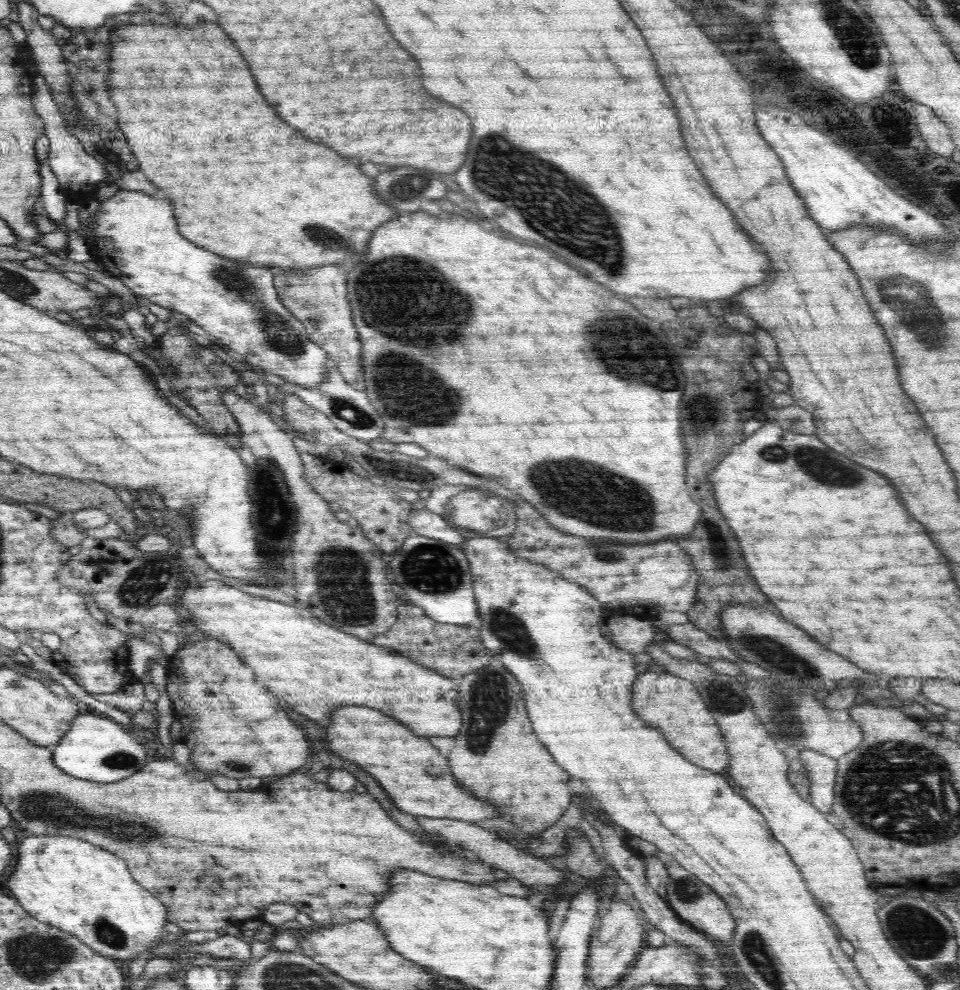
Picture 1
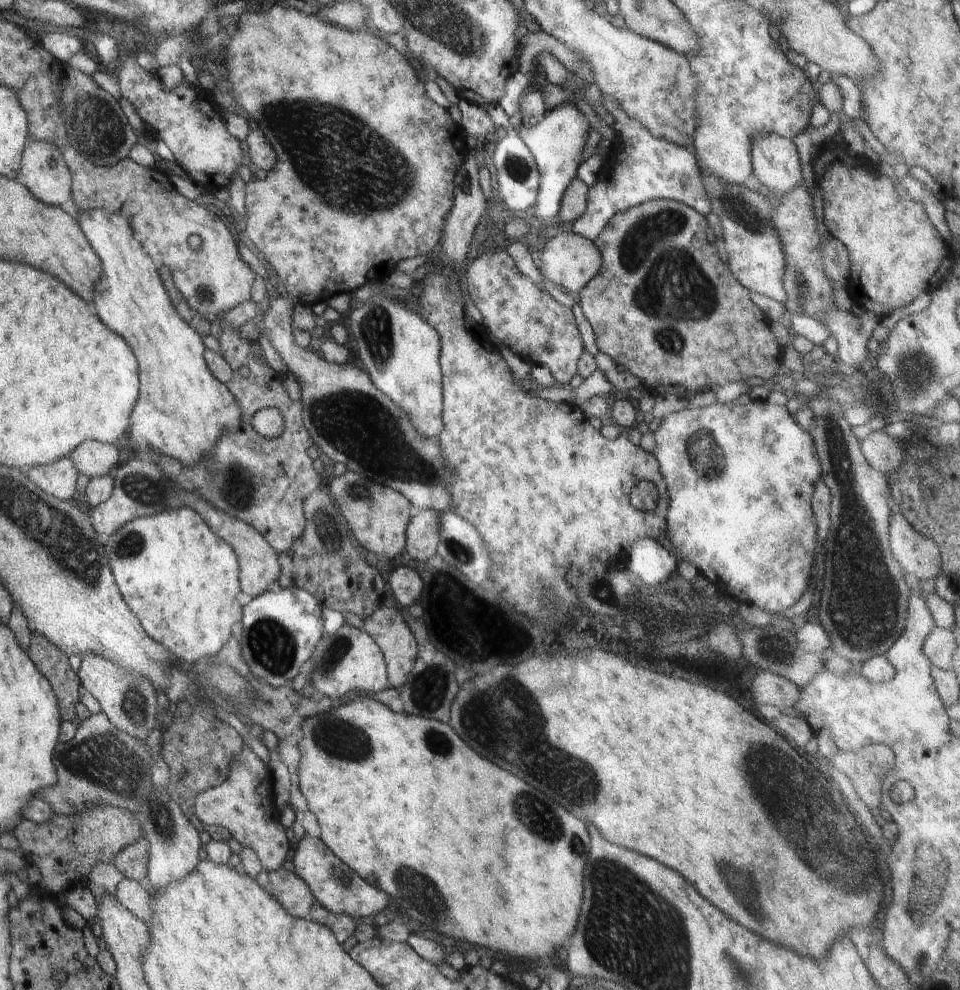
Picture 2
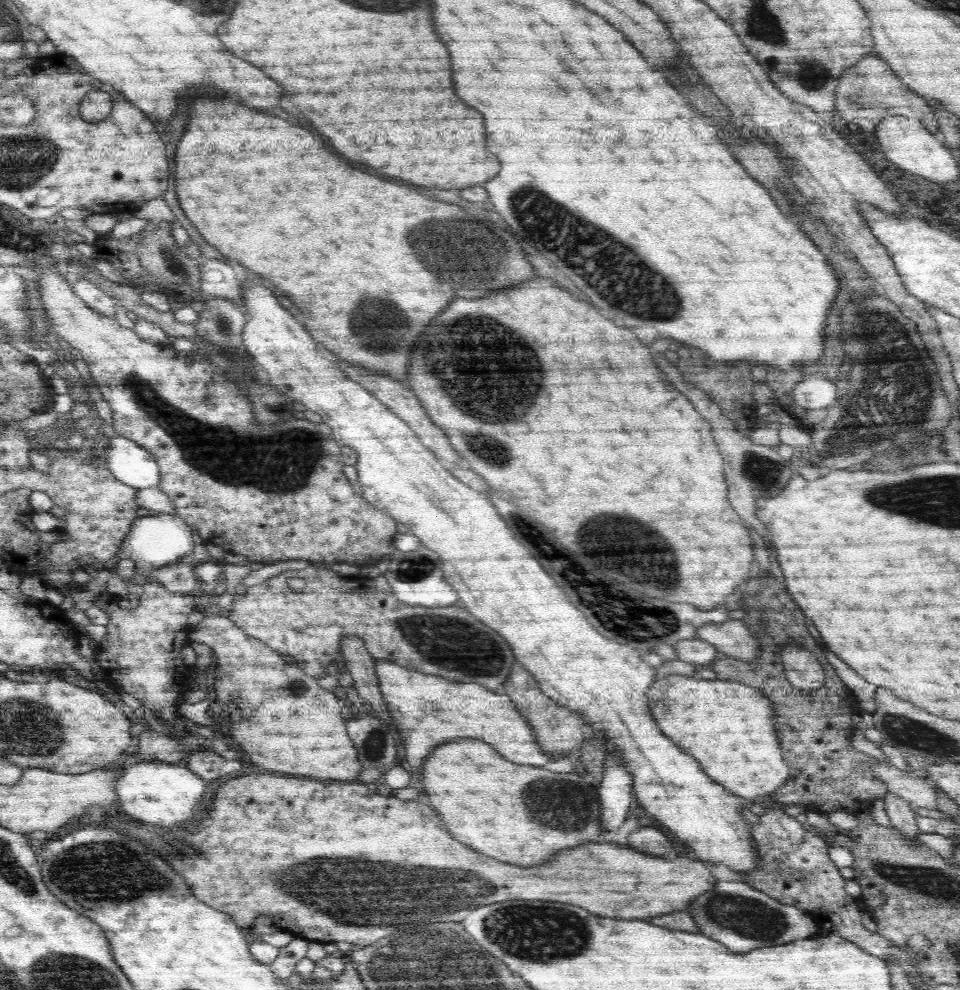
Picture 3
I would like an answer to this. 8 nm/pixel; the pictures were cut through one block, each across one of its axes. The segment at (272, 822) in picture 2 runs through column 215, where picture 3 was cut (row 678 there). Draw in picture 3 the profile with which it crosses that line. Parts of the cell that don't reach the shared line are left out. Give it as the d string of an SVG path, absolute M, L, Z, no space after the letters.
M788 642L780 652L780 659L792 686L804 690L804 693L812 693L823 688L823 666L809 650L800 648L795 642Z

